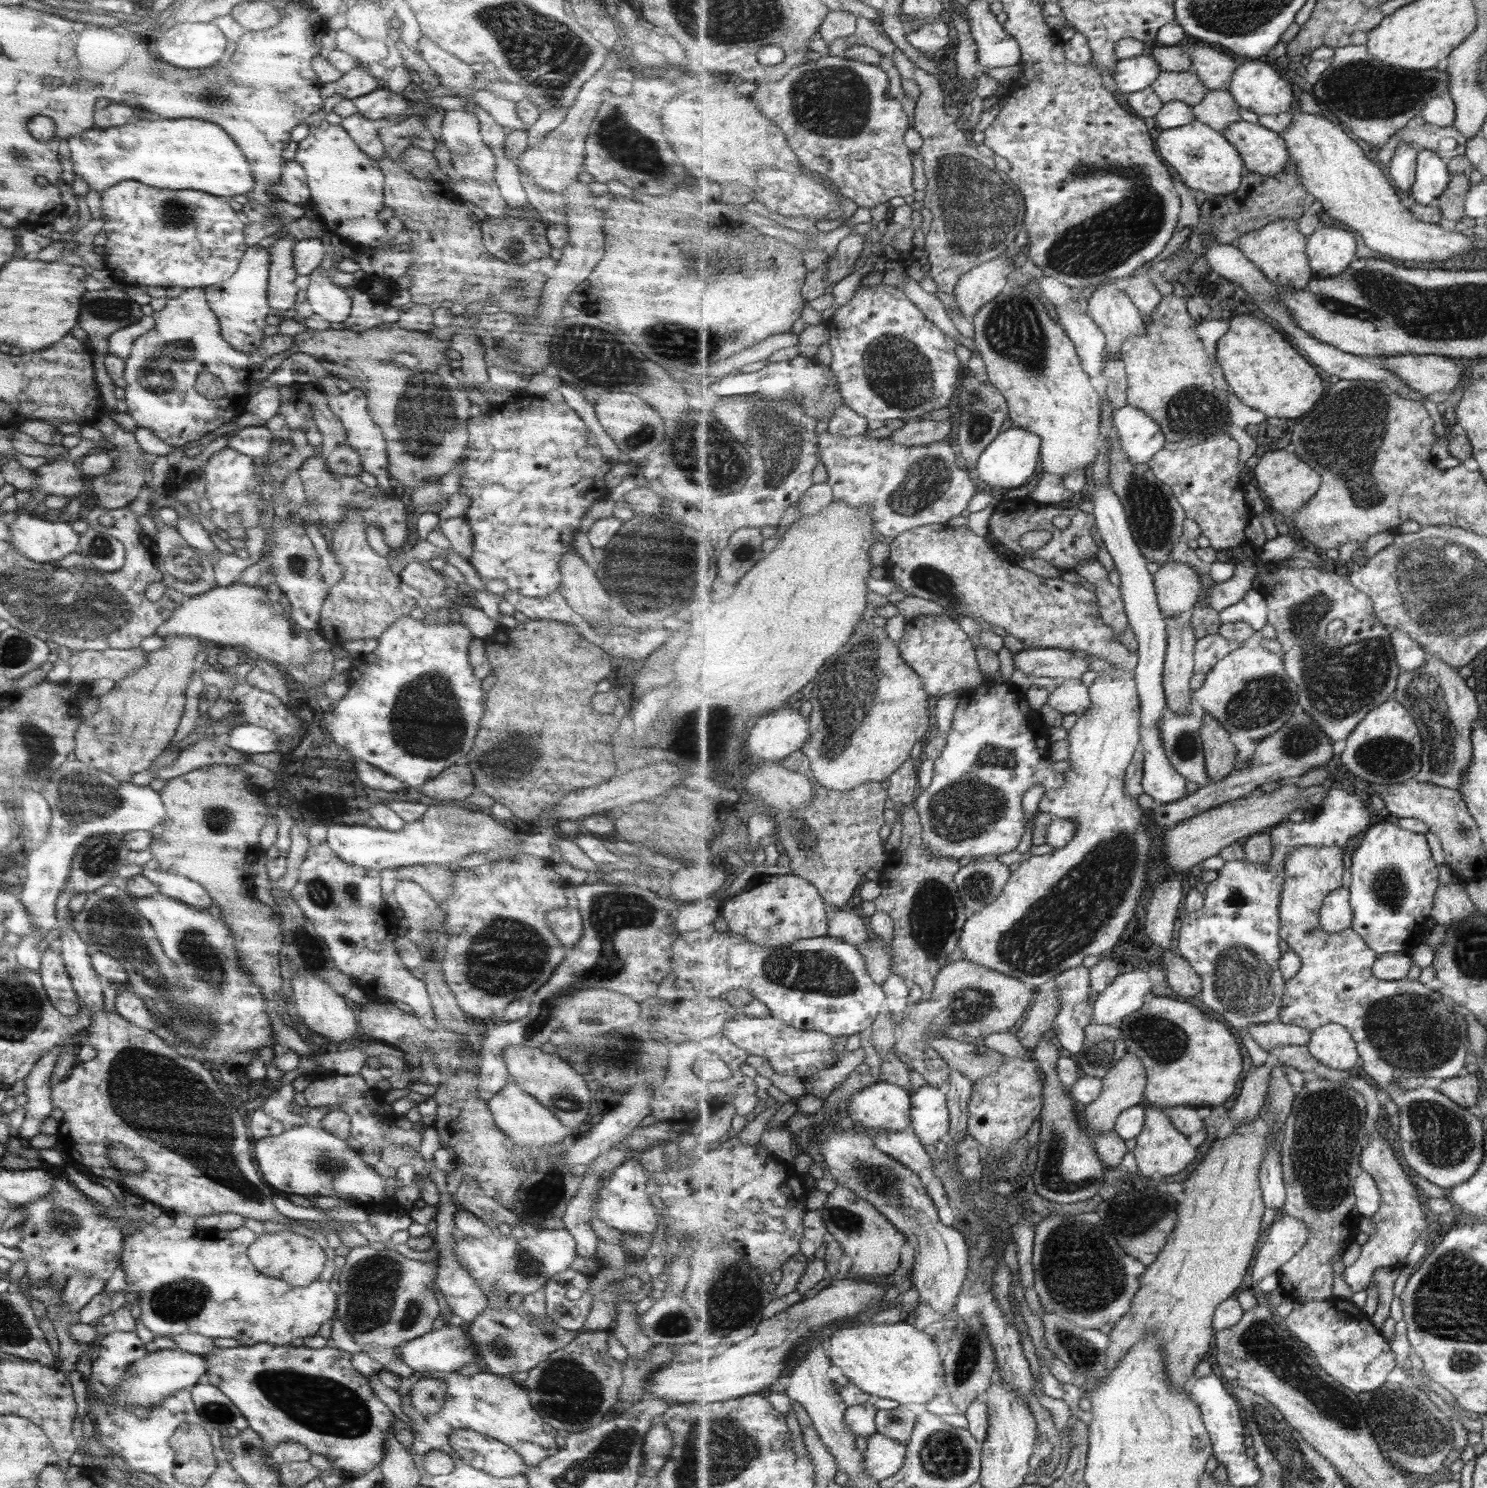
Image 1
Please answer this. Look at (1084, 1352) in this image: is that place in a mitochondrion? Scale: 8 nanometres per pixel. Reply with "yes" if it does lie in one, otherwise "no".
yes

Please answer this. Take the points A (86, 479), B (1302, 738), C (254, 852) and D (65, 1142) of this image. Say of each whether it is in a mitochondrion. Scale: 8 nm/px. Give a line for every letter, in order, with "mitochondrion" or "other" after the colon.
A: other
B: mitochondrion
C: other
D: other

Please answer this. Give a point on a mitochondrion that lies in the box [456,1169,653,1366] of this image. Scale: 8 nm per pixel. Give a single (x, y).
(548, 1189)

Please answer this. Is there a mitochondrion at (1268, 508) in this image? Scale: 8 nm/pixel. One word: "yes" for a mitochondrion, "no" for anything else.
no

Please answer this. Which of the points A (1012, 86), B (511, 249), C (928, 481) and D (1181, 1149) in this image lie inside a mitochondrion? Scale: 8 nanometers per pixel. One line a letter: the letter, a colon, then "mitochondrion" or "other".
A: other
B: mitochondrion
C: mitochondrion
D: other

